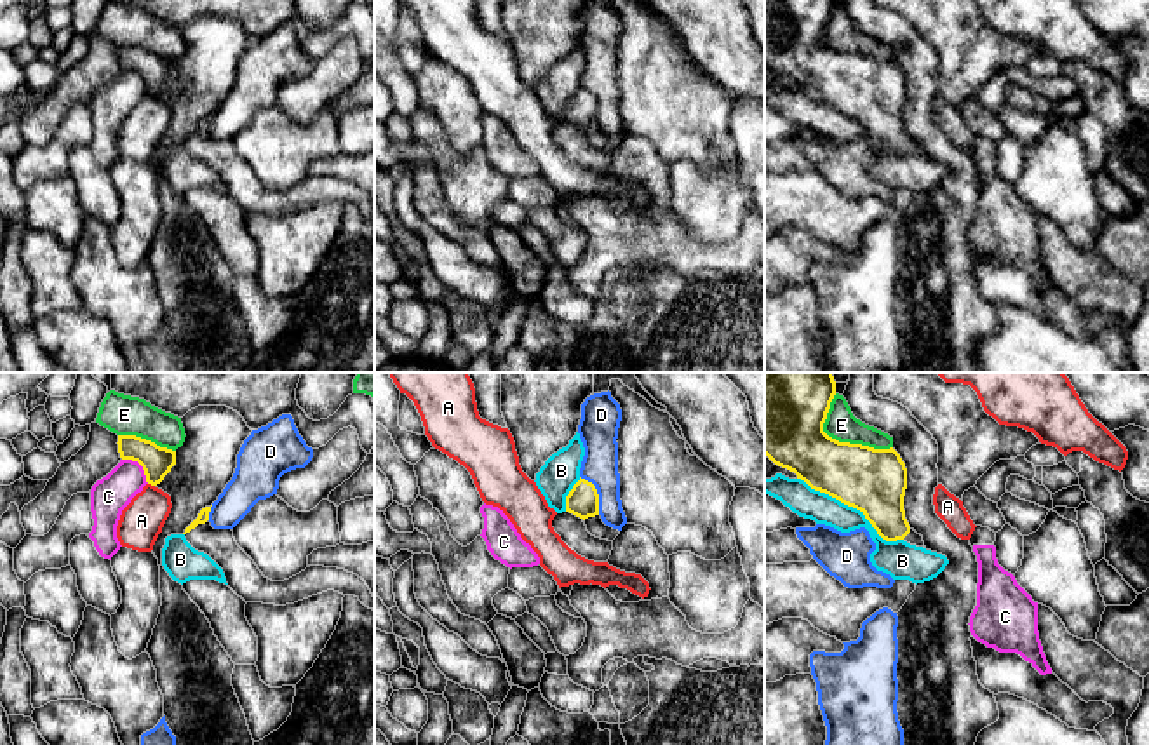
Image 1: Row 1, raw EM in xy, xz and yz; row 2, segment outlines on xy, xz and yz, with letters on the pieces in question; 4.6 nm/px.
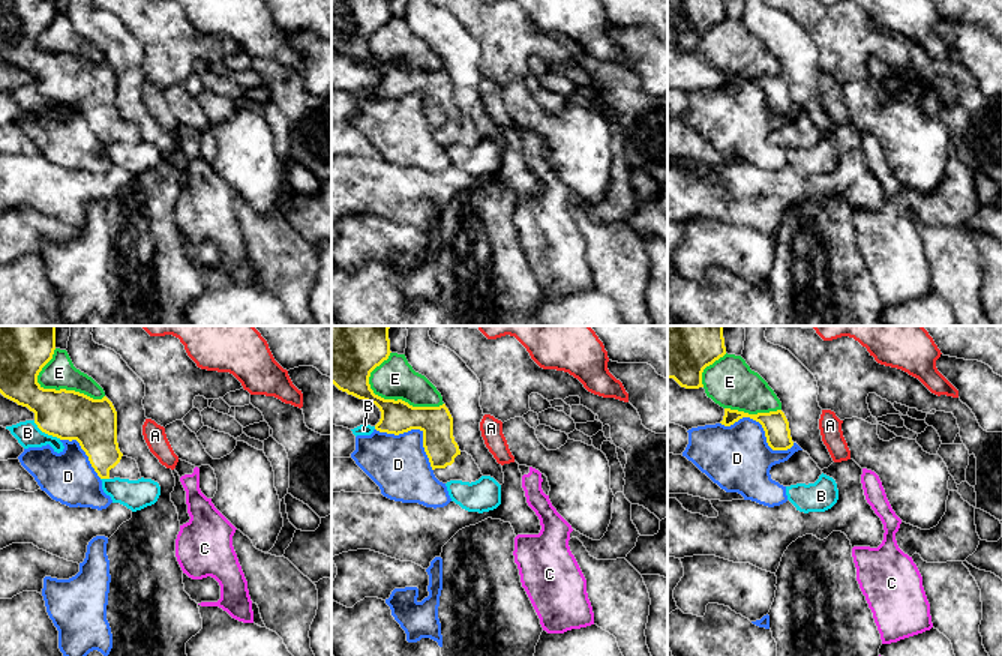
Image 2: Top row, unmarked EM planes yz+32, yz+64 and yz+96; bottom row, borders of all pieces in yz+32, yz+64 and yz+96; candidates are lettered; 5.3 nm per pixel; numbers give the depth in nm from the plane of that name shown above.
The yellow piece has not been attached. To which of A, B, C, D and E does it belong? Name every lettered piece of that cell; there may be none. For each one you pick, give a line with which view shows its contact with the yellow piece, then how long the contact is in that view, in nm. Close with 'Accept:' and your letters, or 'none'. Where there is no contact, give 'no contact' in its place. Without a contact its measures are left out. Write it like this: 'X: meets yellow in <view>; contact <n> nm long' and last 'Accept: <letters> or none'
Accept: none

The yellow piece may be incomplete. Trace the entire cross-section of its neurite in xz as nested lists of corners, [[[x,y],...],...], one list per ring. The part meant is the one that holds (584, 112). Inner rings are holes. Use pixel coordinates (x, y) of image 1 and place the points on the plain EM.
[[[580,87],[566,106],[566,122],[580,127],[587,141],[601,150],[613,151],[620,141],[606,136],[599,125],[599,104],[592,92]]]

